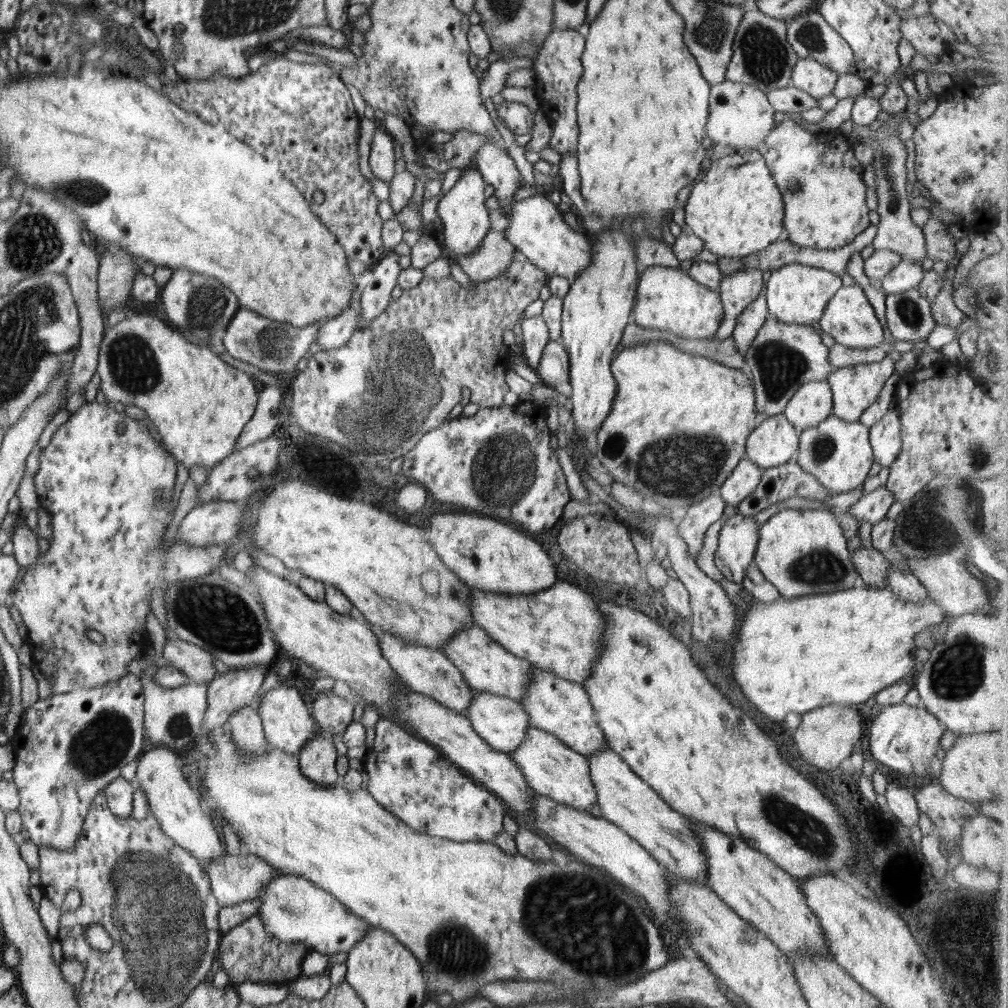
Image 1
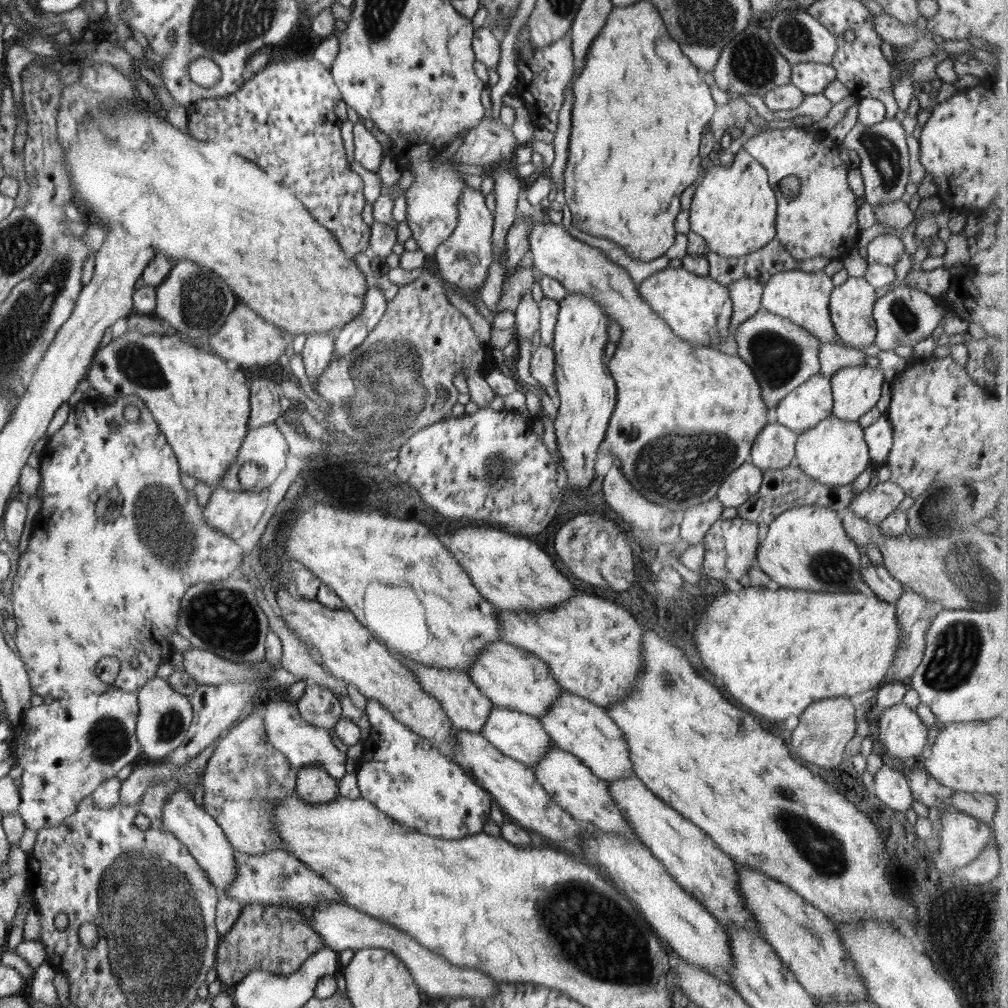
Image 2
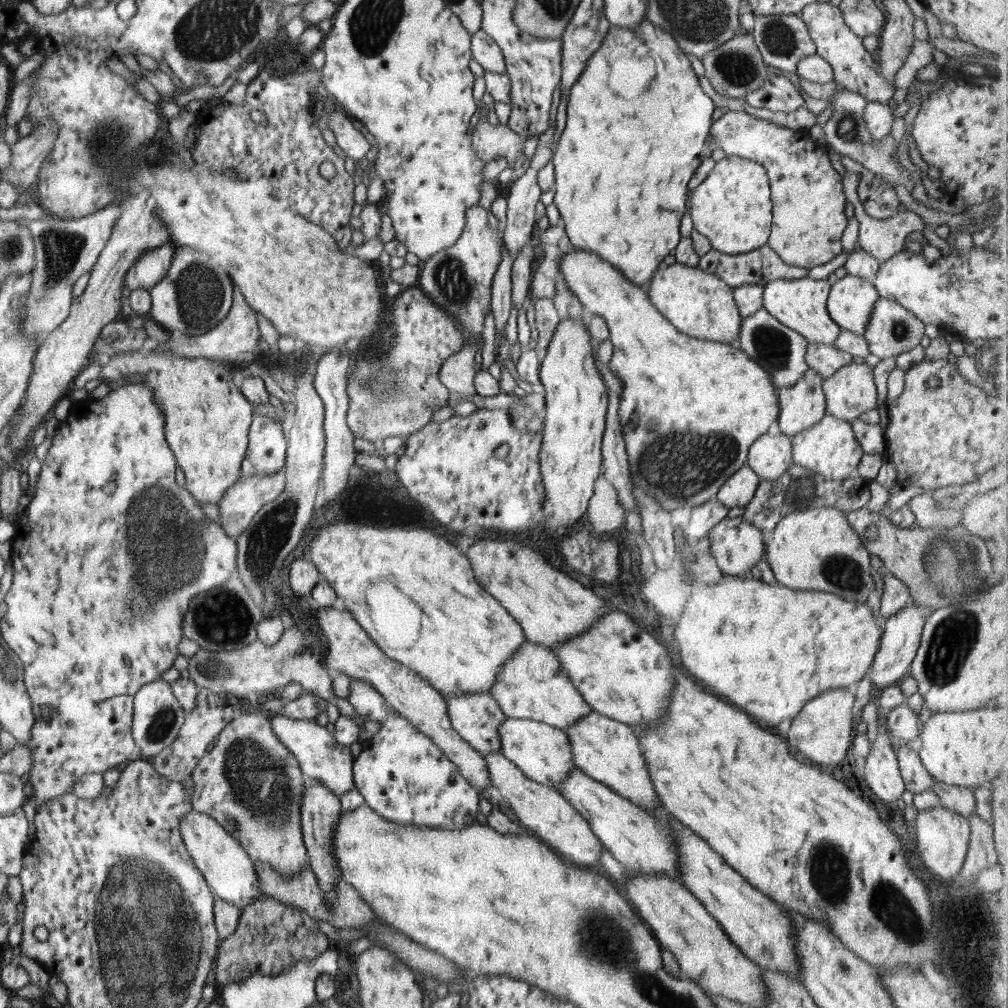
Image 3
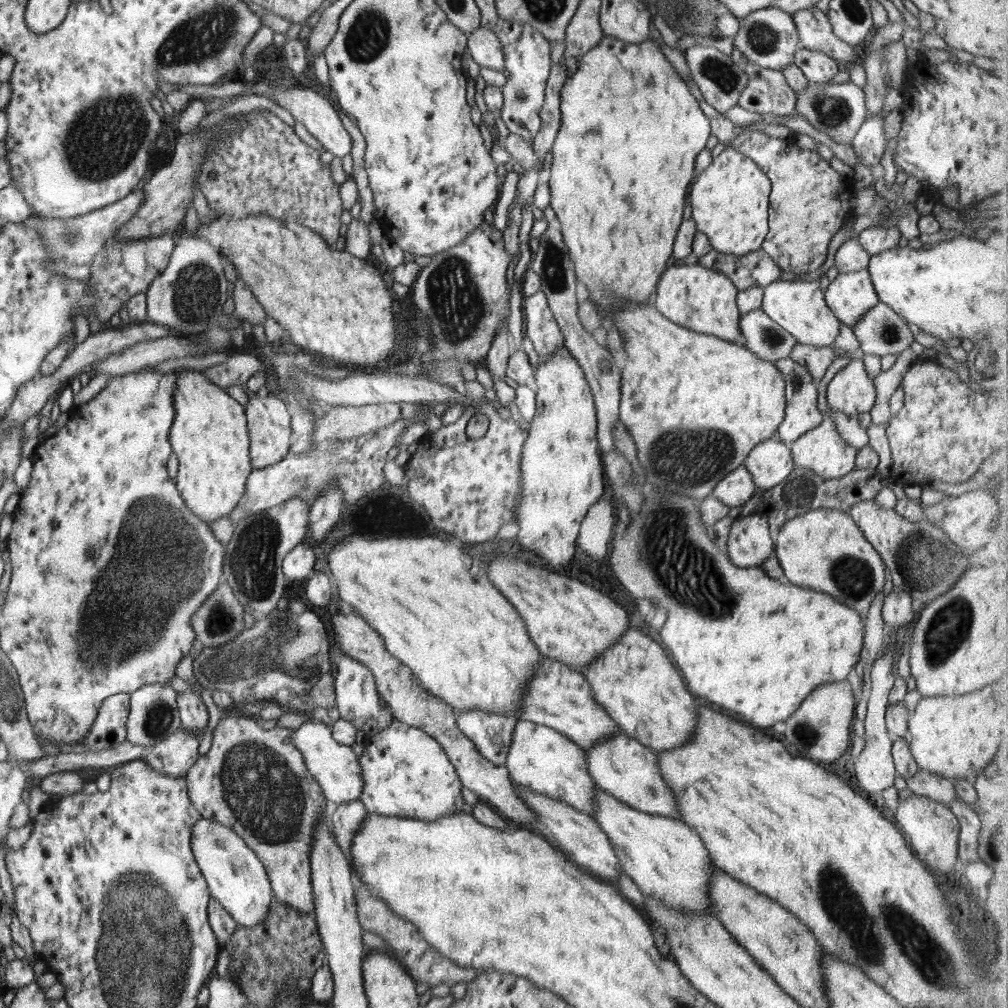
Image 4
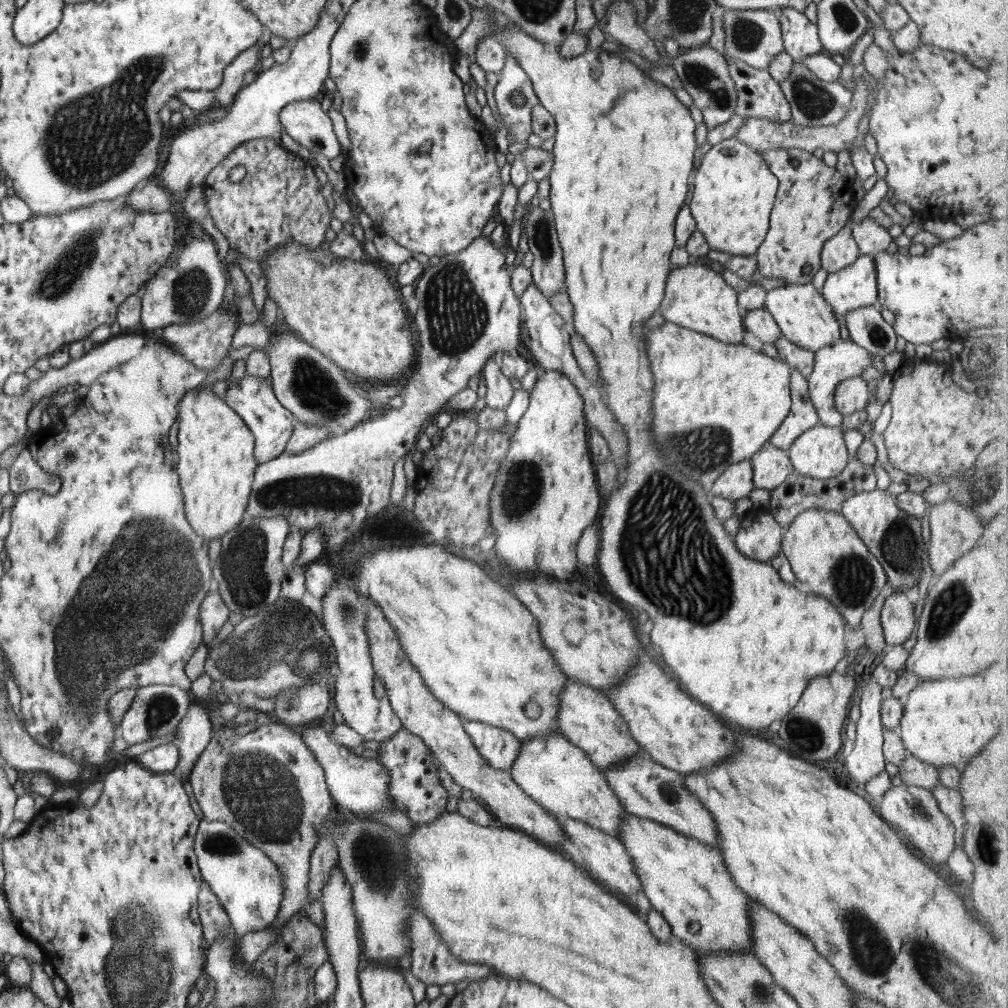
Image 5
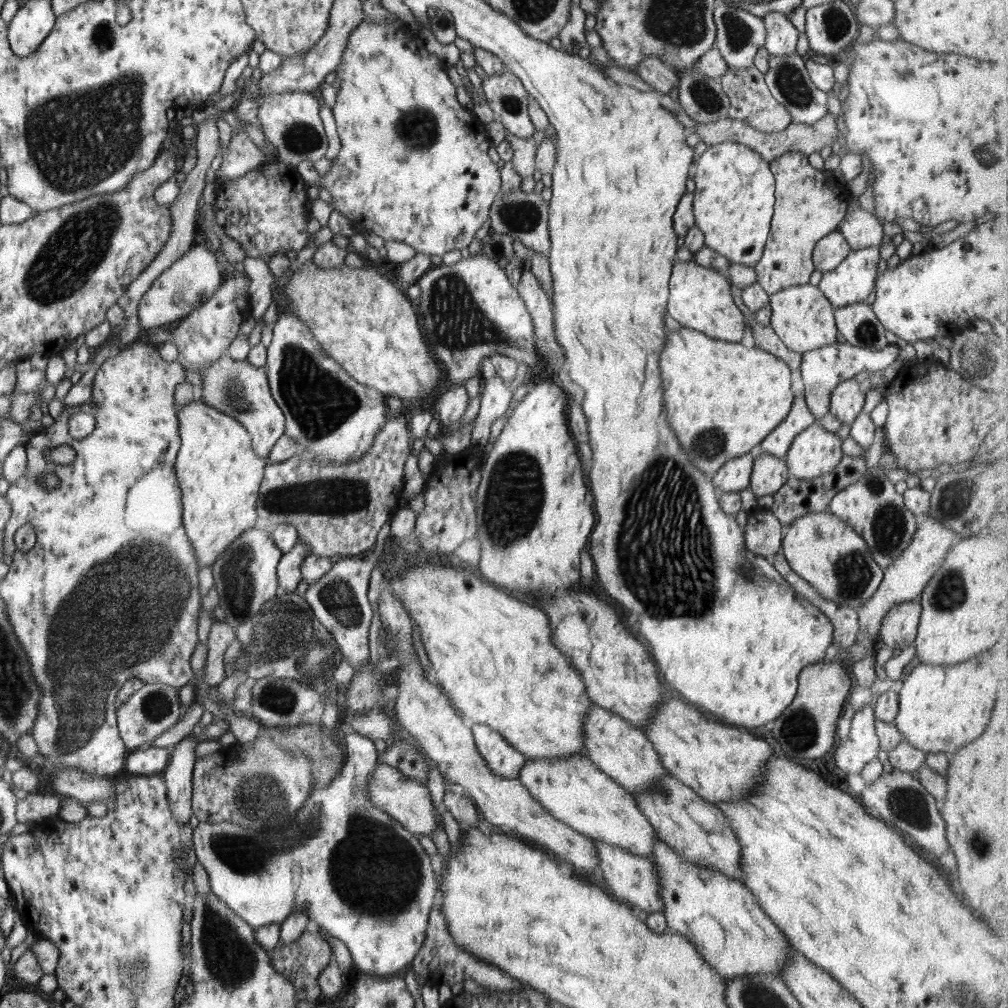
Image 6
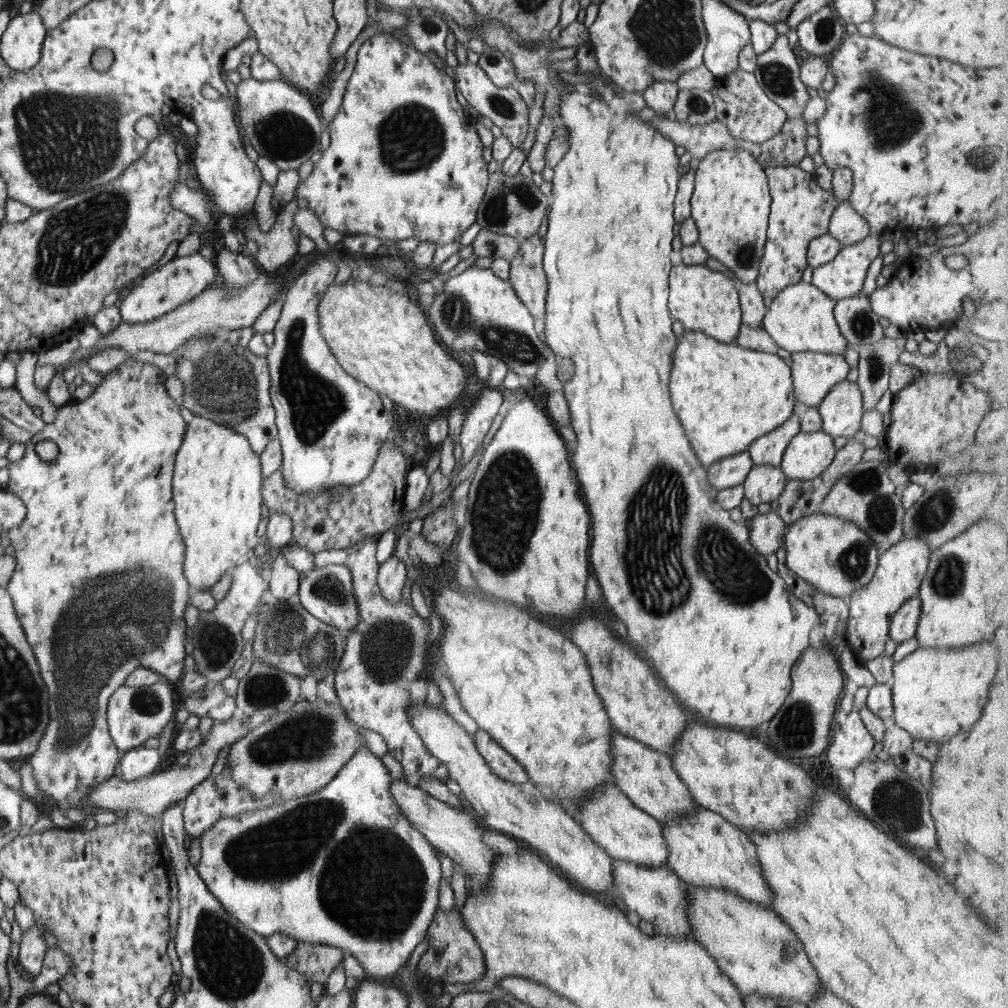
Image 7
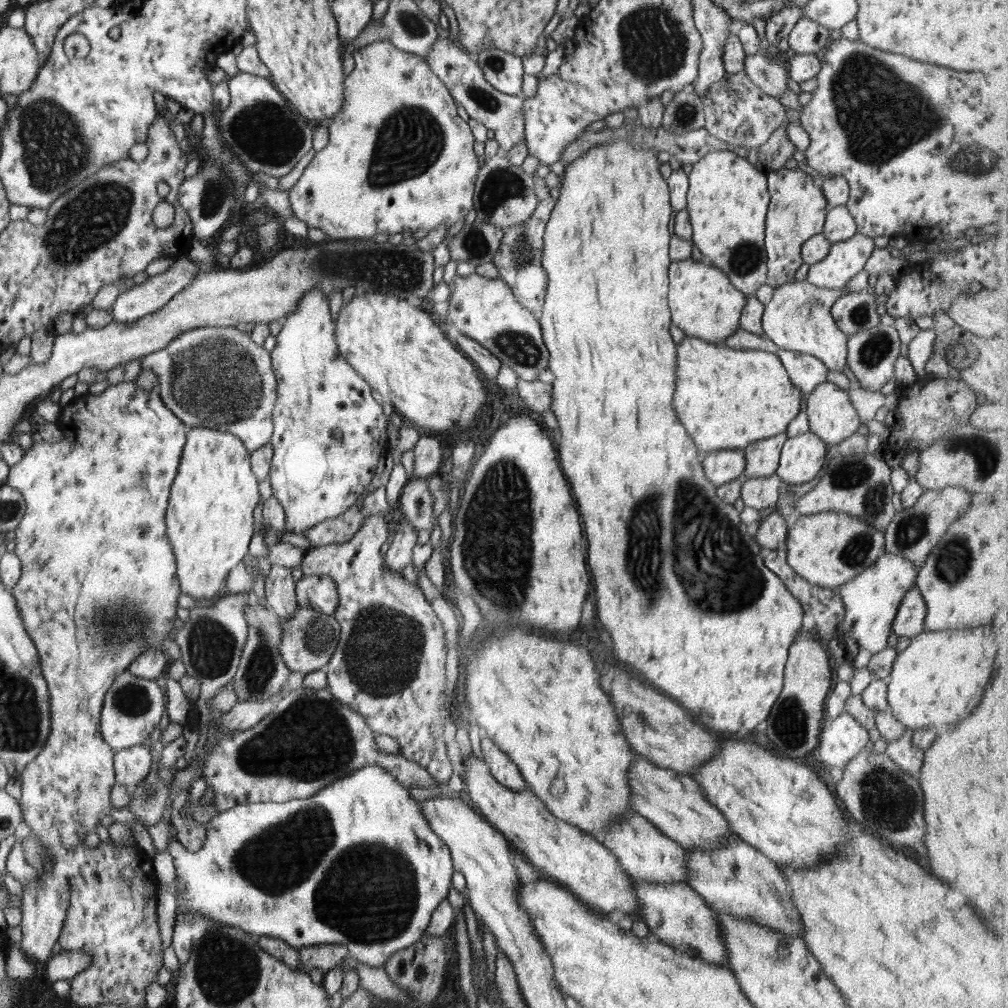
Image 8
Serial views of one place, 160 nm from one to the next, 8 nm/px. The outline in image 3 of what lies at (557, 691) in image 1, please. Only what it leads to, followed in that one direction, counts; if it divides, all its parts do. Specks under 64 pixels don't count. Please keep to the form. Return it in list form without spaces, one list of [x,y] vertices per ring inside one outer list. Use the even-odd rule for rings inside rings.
[[[592,711],[586,718],[580,718],[563,732],[570,739],[573,761],[583,774],[601,782],[646,811],[657,809],[658,805],[662,805],[655,794],[636,732],[628,725]]]

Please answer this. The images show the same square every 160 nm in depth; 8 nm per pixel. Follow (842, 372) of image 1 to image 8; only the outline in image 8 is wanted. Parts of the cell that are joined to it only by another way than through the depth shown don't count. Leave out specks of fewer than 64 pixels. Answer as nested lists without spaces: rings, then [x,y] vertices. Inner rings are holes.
[[[831,381],[819,384],[806,400],[810,432],[817,434],[827,445],[837,446],[854,433],[862,431],[864,424],[849,397],[849,392],[840,389]]]

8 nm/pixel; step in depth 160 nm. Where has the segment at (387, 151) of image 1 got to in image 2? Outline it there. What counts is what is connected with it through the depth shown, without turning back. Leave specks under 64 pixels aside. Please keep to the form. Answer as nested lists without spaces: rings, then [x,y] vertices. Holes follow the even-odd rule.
[[[362,120],[354,123],[353,135],[356,162],[360,162],[366,170],[378,172],[384,153],[380,142],[372,135],[370,130],[364,127]]]

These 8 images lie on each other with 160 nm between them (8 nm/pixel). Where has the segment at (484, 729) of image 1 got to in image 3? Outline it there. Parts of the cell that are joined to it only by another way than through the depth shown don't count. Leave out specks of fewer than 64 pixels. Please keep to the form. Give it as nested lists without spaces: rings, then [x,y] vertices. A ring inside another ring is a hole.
[[[509,717],[497,730],[500,734],[500,743],[502,743],[501,753],[511,760],[511,763],[518,767],[528,780],[559,790],[559,784],[566,781],[566,776],[576,768],[571,753],[570,739],[563,730],[553,728],[544,722]]]

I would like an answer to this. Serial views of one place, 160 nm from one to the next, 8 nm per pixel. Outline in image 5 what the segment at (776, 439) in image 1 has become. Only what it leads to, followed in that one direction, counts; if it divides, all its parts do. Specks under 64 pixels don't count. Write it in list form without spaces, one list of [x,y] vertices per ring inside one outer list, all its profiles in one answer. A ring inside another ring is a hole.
[[[770,441],[750,459],[753,466],[753,486],[771,491],[794,472],[792,461],[787,451],[776,448]]]

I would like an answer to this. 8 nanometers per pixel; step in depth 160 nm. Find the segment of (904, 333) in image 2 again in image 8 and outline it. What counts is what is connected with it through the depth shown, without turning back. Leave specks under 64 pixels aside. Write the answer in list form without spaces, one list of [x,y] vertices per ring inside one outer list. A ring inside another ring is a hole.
[[[866,291],[846,292],[838,298],[831,308],[838,328],[850,335],[878,326],[881,316],[876,313],[876,299],[877,296],[872,296]]]

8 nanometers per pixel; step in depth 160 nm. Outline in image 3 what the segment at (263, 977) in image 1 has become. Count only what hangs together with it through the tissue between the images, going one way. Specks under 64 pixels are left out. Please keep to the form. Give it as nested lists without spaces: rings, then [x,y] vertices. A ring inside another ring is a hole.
[[[258,898],[242,908],[234,934],[221,939],[214,967],[216,984],[228,986],[246,980],[254,973],[279,975],[298,961],[312,961],[331,947],[333,942],[320,931],[317,919],[313,919],[308,912],[277,899]]]

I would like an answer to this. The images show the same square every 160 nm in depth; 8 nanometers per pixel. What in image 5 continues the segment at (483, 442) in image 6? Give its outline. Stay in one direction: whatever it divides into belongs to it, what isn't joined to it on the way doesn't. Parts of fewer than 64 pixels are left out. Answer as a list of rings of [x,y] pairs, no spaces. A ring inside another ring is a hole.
[[[497,357],[490,358],[480,372],[487,386],[486,404],[494,410],[505,410],[513,397],[510,379],[501,371]]]

